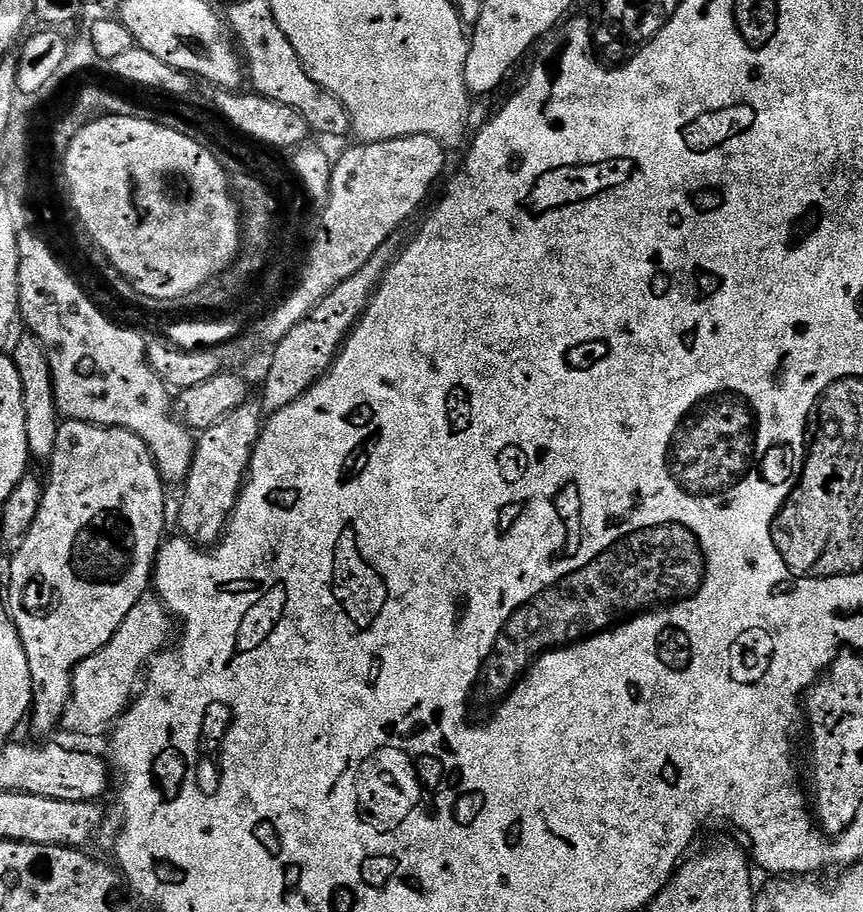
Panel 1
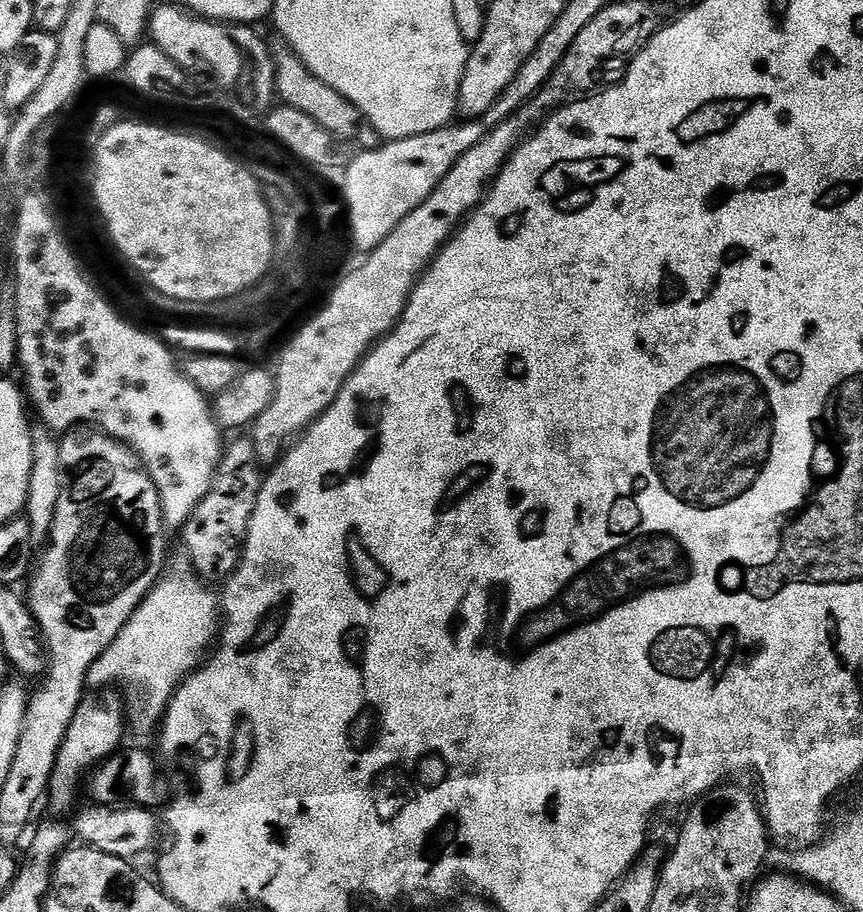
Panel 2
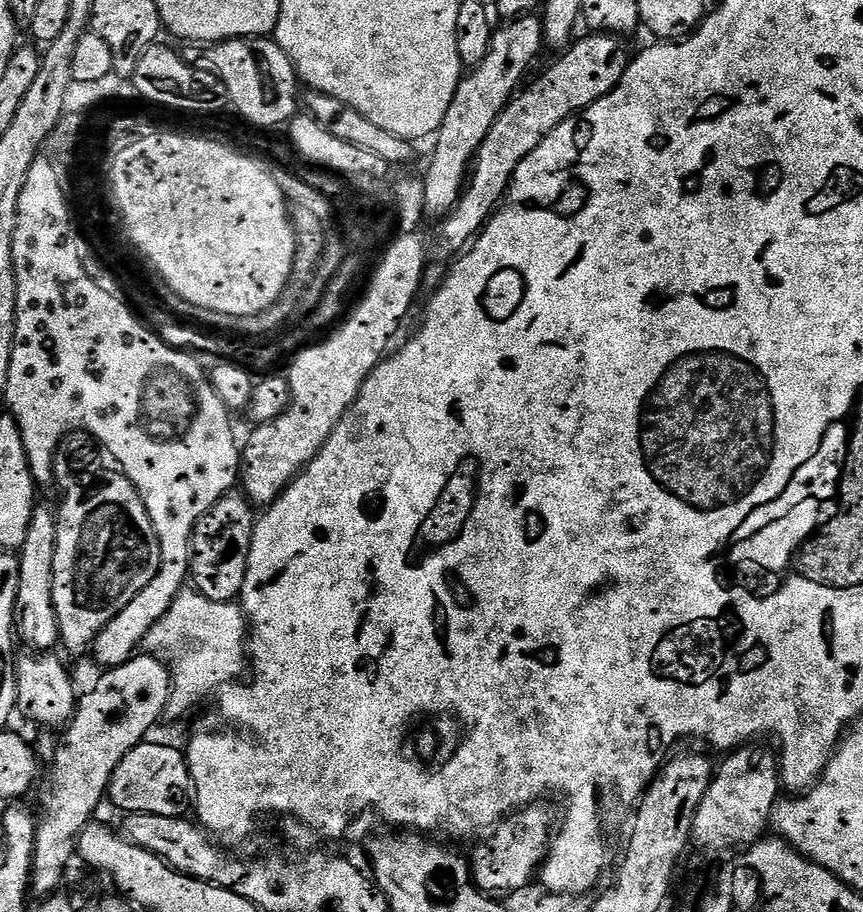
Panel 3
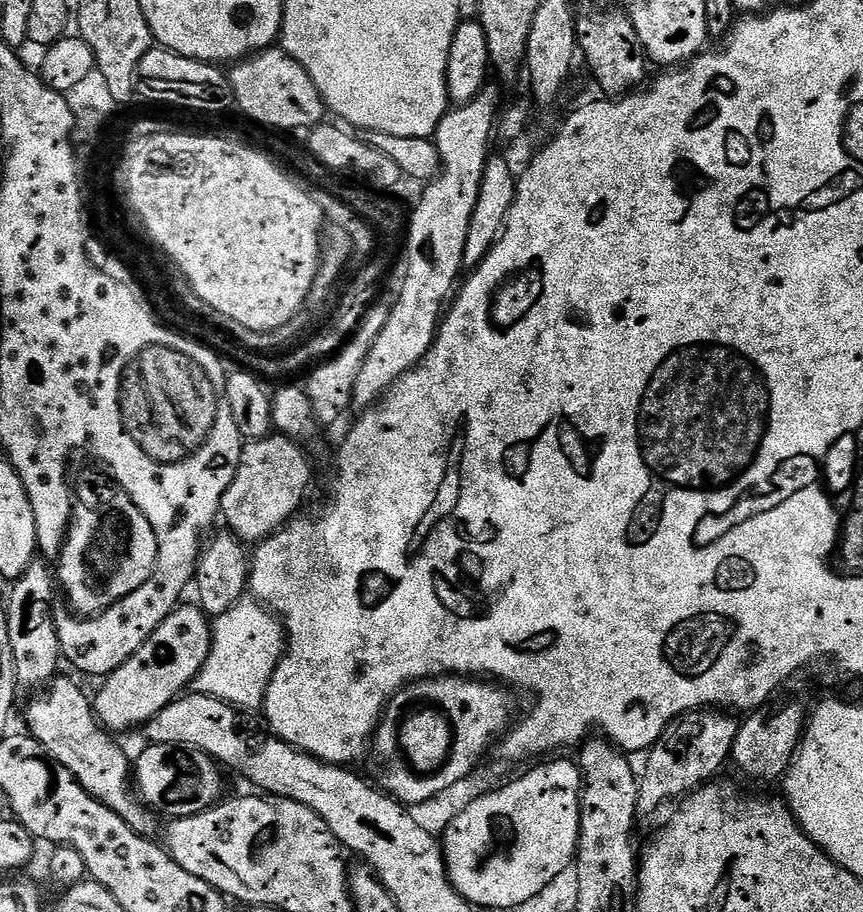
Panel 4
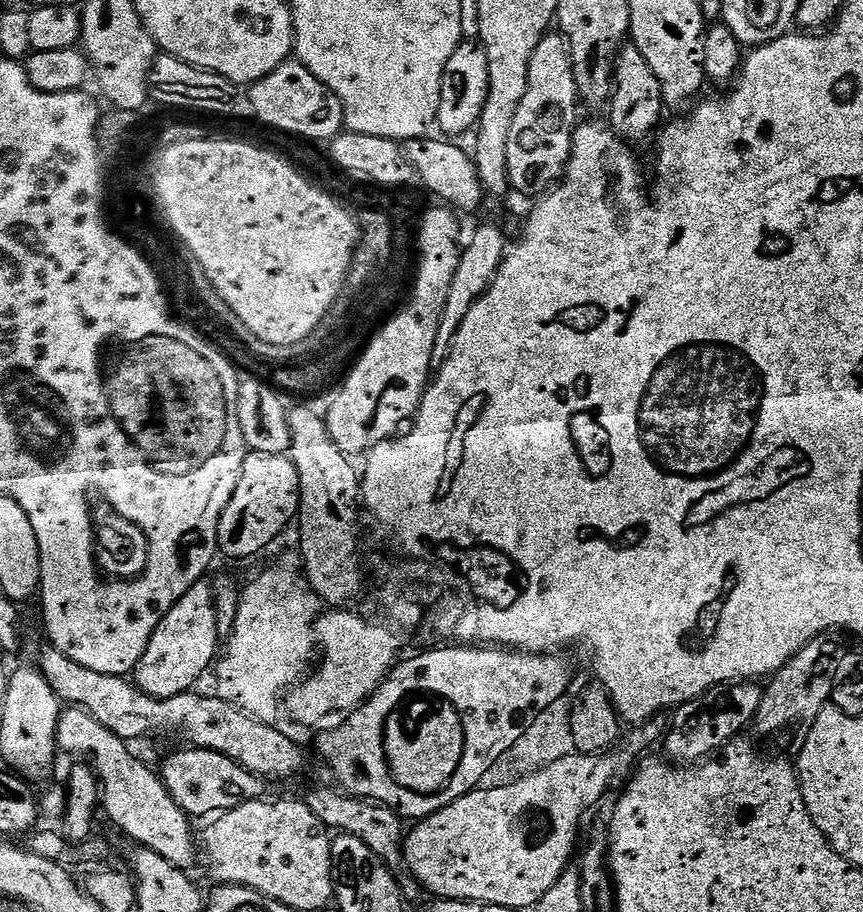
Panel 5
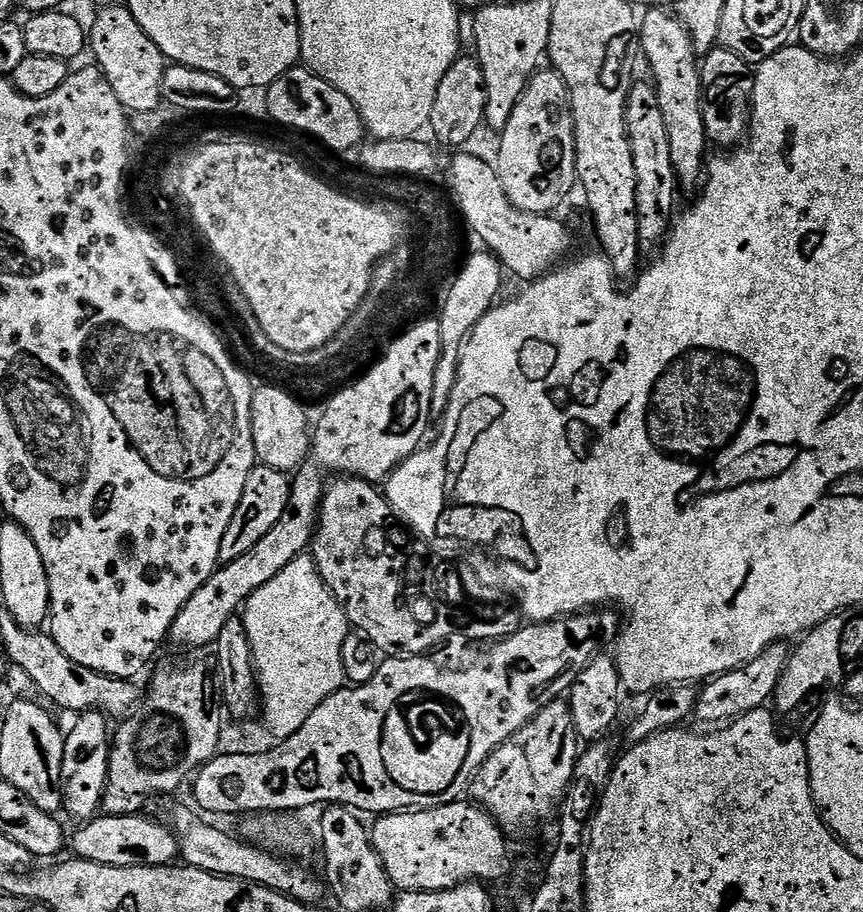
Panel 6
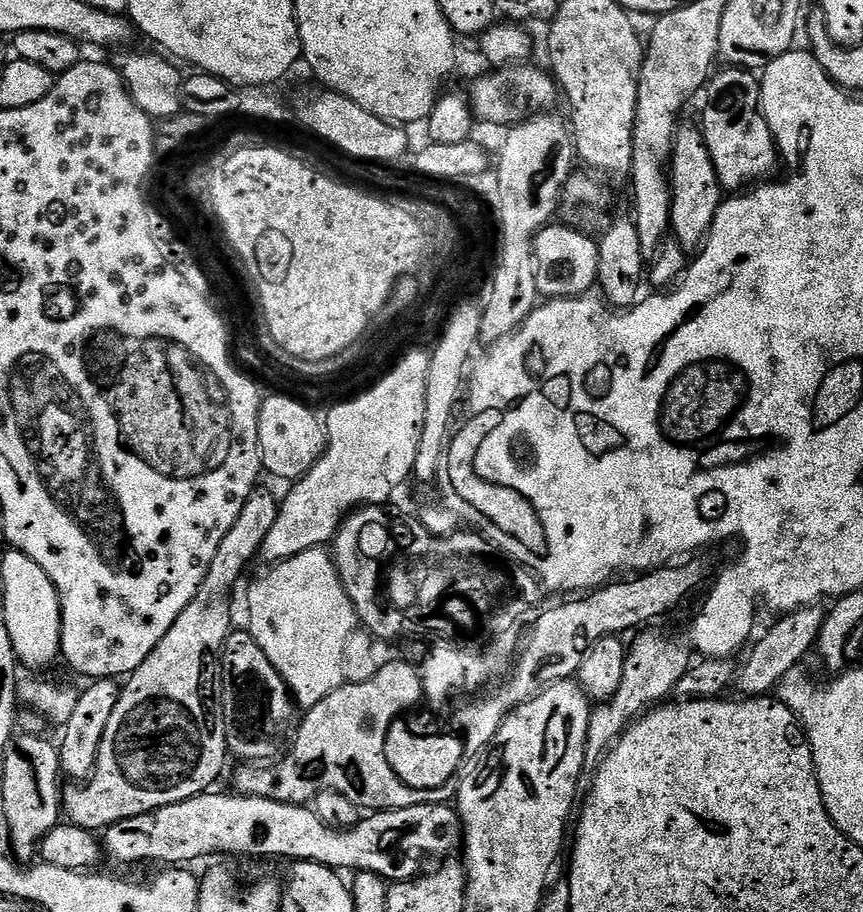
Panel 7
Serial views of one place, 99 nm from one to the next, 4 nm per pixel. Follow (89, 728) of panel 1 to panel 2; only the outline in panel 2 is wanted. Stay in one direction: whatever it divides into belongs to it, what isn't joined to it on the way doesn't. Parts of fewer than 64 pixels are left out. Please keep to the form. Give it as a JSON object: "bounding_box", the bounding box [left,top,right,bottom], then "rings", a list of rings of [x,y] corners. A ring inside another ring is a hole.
{"bounding_box":[87,555,222,736],"rings":[[[179,555],[173,560],[171,557],[166,568],[167,574],[161,575],[156,585],[148,591],[143,602],[136,607],[134,614],[126,622],[126,626],[122,626],[118,638],[114,638],[112,645],[96,659],[88,671],[87,687],[89,689],[104,690],[109,686],[114,686],[110,684],[121,684],[124,687],[122,700],[126,705],[126,716],[130,721],[131,731],[133,728],[140,736],[148,736],[151,732],[153,735],[154,725],[163,717],[177,688],[189,674],[200,667],[205,659],[210,645],[217,639],[218,625],[222,620],[217,597],[207,592],[209,589],[193,572],[192,561],[187,555]]]}

